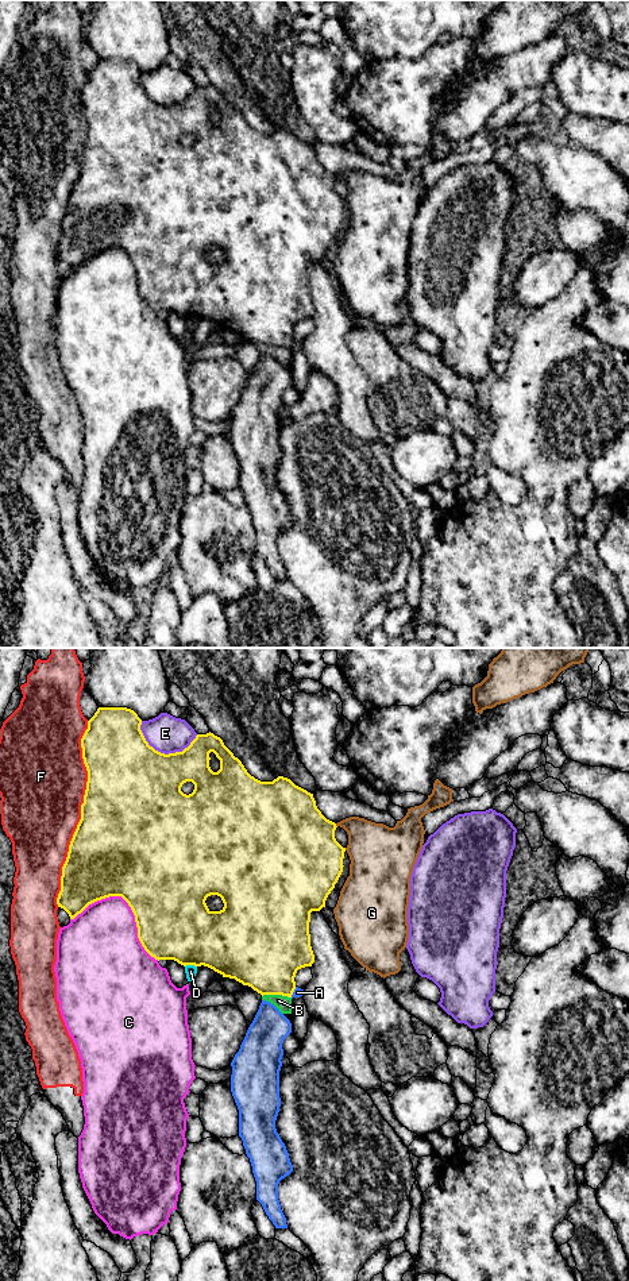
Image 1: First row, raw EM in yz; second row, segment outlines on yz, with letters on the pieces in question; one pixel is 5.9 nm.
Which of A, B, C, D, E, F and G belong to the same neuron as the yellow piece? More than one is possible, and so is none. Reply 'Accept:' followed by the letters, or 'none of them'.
Accept: none of them

